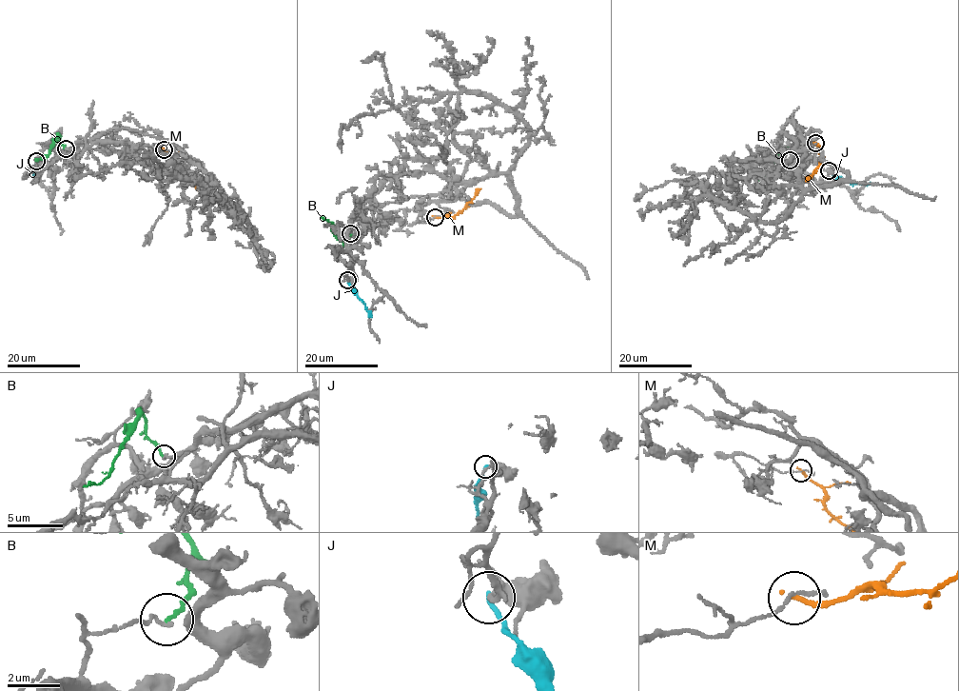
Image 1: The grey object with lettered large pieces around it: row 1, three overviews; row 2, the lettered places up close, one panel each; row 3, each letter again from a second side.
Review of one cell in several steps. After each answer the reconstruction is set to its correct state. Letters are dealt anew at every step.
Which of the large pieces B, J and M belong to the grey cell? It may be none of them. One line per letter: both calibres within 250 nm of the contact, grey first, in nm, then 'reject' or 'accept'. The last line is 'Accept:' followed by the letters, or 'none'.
B: calibres 100 and 140 nm; reject
J: calibres 180 and 170 nm; reject
M: calibres 110 and 180 nm; reject
Accept: none

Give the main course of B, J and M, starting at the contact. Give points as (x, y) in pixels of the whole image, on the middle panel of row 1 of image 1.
B: (350, 234), (343, 240), (338, 239), (333, 225), (320, 217)
J: (346, 280), (370, 316)
M: (435, 217), (455, 216), (480, 189)

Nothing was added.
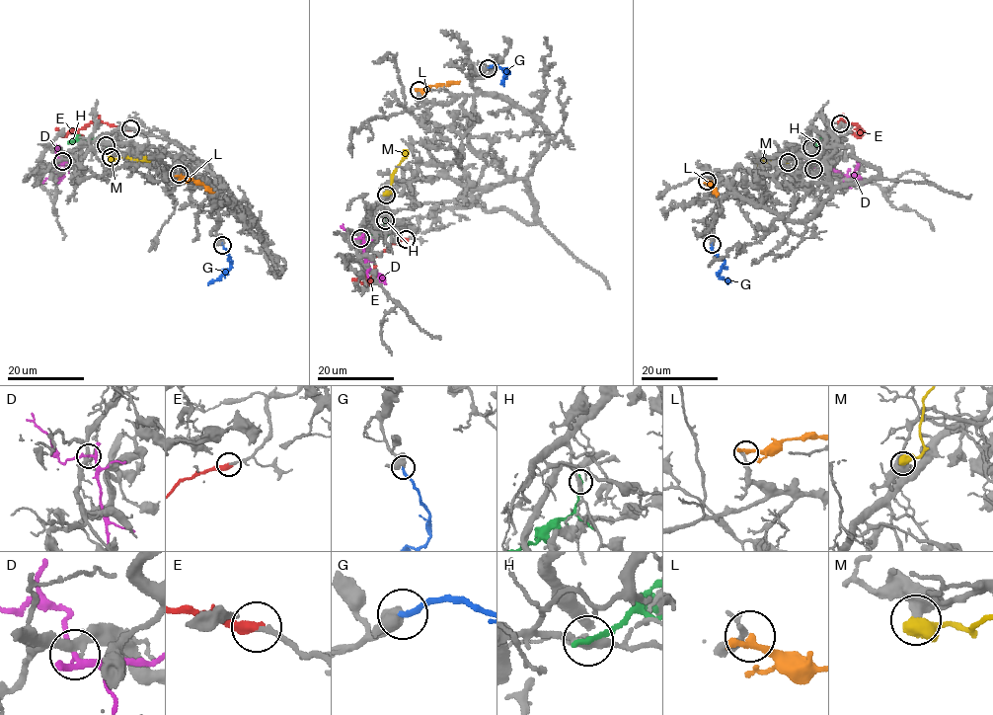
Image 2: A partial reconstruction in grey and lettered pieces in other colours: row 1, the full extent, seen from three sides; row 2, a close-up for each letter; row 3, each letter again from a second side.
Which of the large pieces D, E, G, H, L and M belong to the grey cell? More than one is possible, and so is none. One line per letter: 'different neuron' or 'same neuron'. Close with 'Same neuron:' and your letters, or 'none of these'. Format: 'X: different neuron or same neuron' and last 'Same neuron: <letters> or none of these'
D: different neuron
E: same neuron
G: same neuron
H: different neuron
L: different neuron
M: different neuron
Same neuron: E, G

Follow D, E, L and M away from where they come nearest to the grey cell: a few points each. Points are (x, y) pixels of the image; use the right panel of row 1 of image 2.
D: (813, 169), (833, 170), (851, 176), (858, 160)
E: (841, 122), (837, 123), (840, 120), (857, 124), (860, 136), (850, 131)
L: (707, 181), (715, 186), (717, 195)
M: (788, 162), (763, 165), (757, 161)

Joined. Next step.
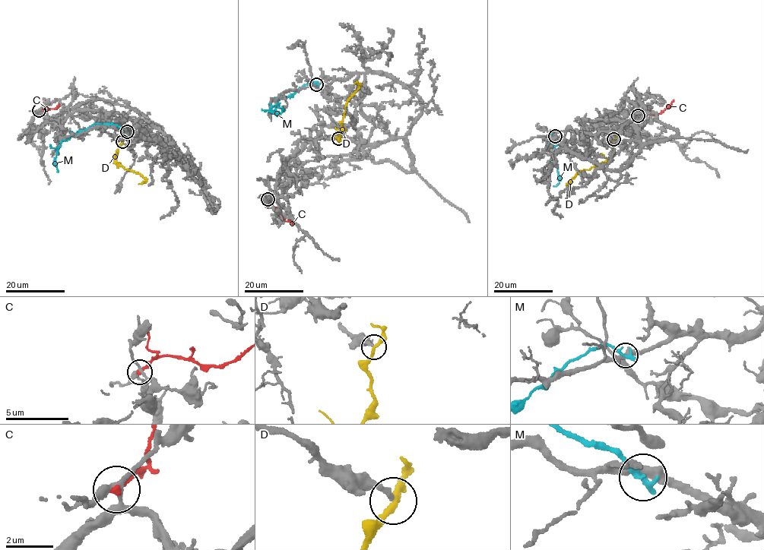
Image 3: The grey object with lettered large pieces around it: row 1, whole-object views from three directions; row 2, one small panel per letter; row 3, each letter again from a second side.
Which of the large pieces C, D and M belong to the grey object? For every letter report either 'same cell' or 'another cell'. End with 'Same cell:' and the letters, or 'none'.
C: another cell
D: another cell
M: another cell
Same cell: none

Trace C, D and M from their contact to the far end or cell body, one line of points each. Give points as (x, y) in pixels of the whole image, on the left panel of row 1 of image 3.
C: (39, 110), (42, 108), (44, 112), (55, 109), (59, 102)
D: (122, 141), (115, 159), (125, 169), (144, 178), (145, 180), (138, 184)
M: (127, 131), (115, 124), (95, 124), (62, 140), (55, 159), (58, 172)

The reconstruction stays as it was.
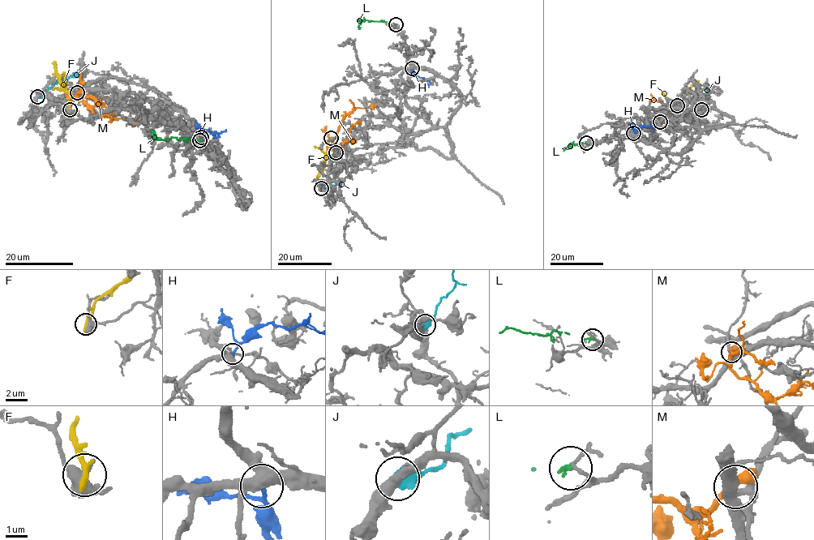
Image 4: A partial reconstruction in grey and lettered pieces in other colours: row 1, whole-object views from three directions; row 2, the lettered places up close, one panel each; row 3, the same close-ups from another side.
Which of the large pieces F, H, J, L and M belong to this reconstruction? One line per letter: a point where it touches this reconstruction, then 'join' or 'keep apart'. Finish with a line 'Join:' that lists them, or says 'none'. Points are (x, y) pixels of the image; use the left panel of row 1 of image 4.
F: contact (70, 109); keep apart
H: contact (201, 137); join
J: contact (37, 96); keep apart
L: contact (199, 140); keep apart
M: contact (77, 92); keep apart
Join: H

